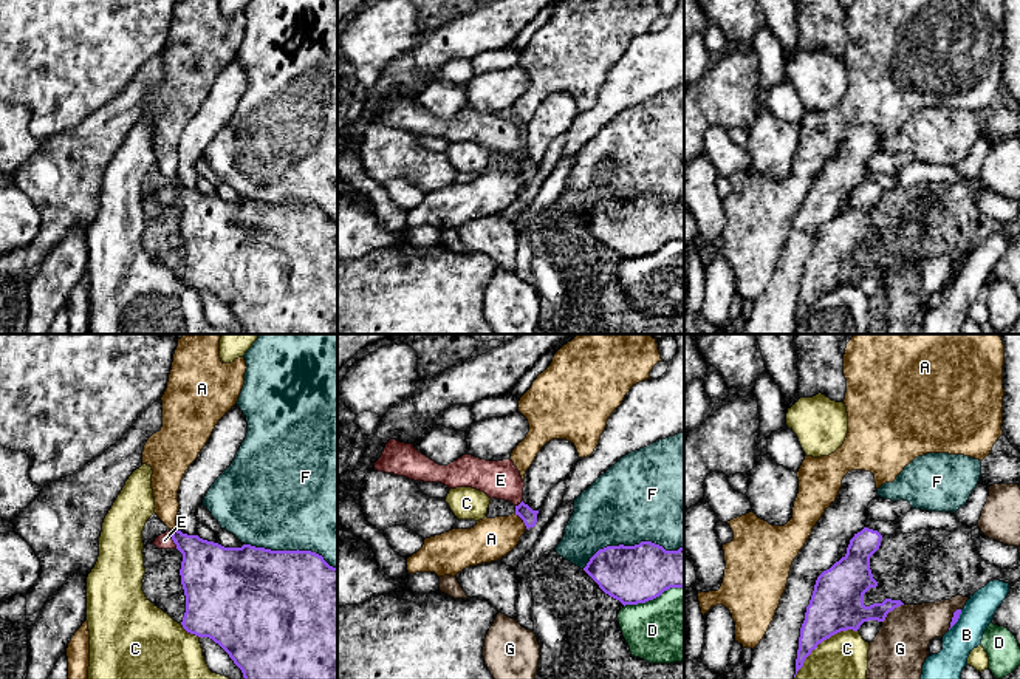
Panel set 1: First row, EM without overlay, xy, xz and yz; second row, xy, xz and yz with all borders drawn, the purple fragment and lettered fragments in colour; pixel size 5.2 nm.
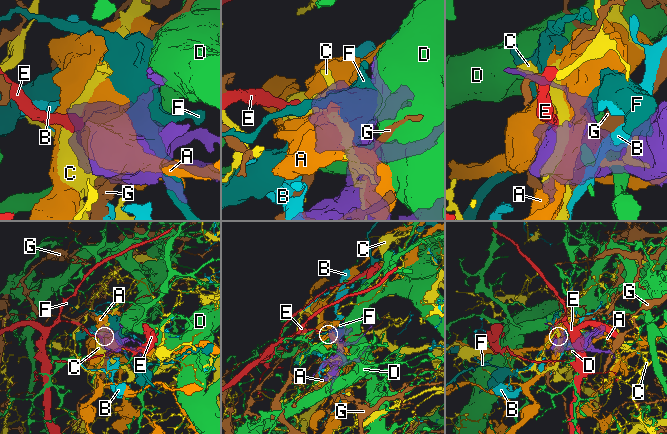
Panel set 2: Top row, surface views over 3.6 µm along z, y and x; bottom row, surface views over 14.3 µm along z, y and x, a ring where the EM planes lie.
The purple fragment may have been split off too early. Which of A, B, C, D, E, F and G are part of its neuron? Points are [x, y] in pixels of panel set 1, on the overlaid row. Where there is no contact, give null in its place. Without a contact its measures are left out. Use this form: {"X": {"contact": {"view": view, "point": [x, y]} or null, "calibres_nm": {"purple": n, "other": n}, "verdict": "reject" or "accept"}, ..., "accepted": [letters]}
{"A": {"contact": {"view": "xz", "point": [522, 518]}, "calibres_nm": {"purple": 80, "other": 220}, "verdict": "reject"}, "B": {"contact": {"view": "yz", "point": [957, 620]}, "calibres_nm": {"purple": 40, "other": 160}, "verdict": "reject"}, "C": {"contact": {"view": "yz", "point": [821, 642]}, "calibres_nm": {"purple": 280, "other": 240}, "verdict": "reject"}, "D": {"contact": {"view": "xz", "point": [653, 597]}, "calibres_nm": {"purple": 300, "other": 380}, "verdict": "reject"}, "E": {"contact": {"view": "xy", "point": [172, 539]}, "calibres_nm": {"purple": 280, "other": 80}, "verdict": "accept"}, "F": {"contact": {"view": "xz", "point": [632, 546]}, "calibres_nm": {"purple": 300, "other": 440}, "verdict": "reject"}, "G": {"contact": {"view": "yz", "point": [890, 610]}, "calibres_nm": {"purple": 220, "other": 280}, "verdict": "reject"}, "accepted": ["E"]}

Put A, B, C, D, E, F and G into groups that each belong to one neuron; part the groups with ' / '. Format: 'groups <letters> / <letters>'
groups A / B / C / D / E / F / G

